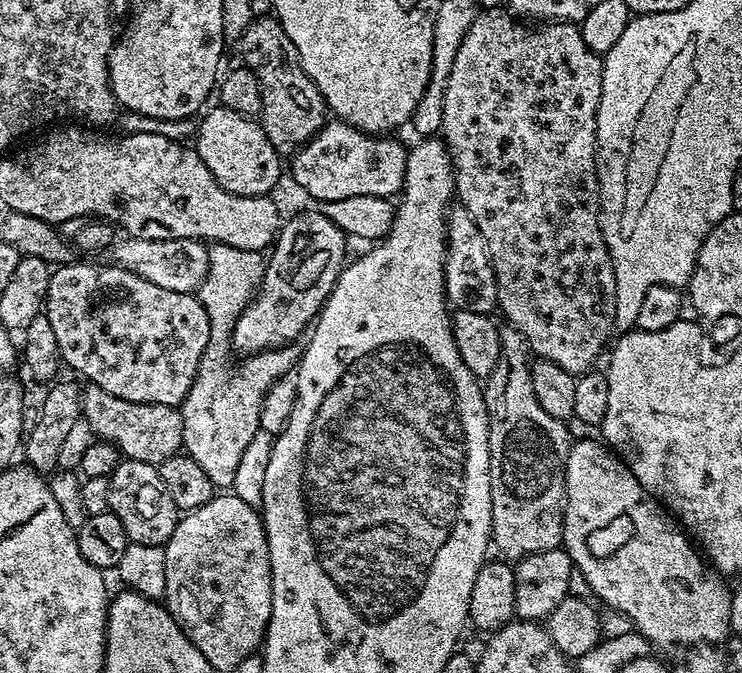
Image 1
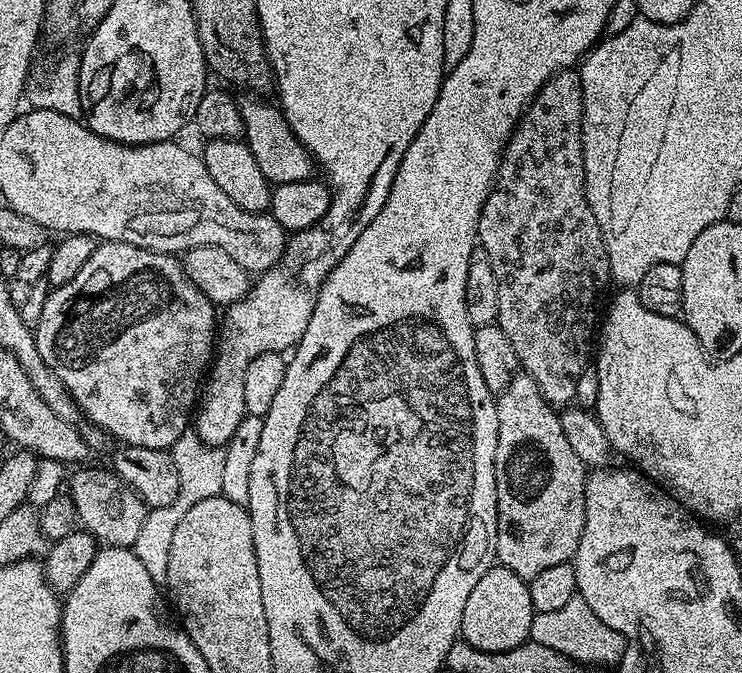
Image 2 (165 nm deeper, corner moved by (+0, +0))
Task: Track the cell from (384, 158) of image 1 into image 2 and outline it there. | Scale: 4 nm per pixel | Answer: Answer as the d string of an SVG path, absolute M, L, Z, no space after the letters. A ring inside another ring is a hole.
M244 94L238 100L242 114L242 126L244 127L242 139L248 145L250 154L254 154L254 159L258 161L258 167L261 168L268 183L277 186L282 183L313 179L312 153L306 146L302 146L300 139L290 130L284 113L280 111L279 107L275 103L267 104L266 101L259 100L256 96L259 95Z

